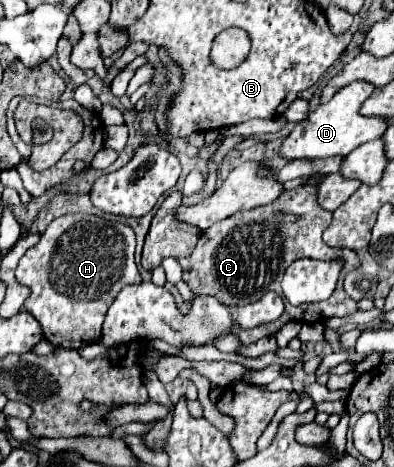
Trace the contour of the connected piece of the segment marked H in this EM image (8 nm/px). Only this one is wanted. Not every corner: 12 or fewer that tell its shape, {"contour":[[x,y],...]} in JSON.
{"contour":[[62,215],[16,267],[46,341],[78,351],[142,281],[130,225]]}

